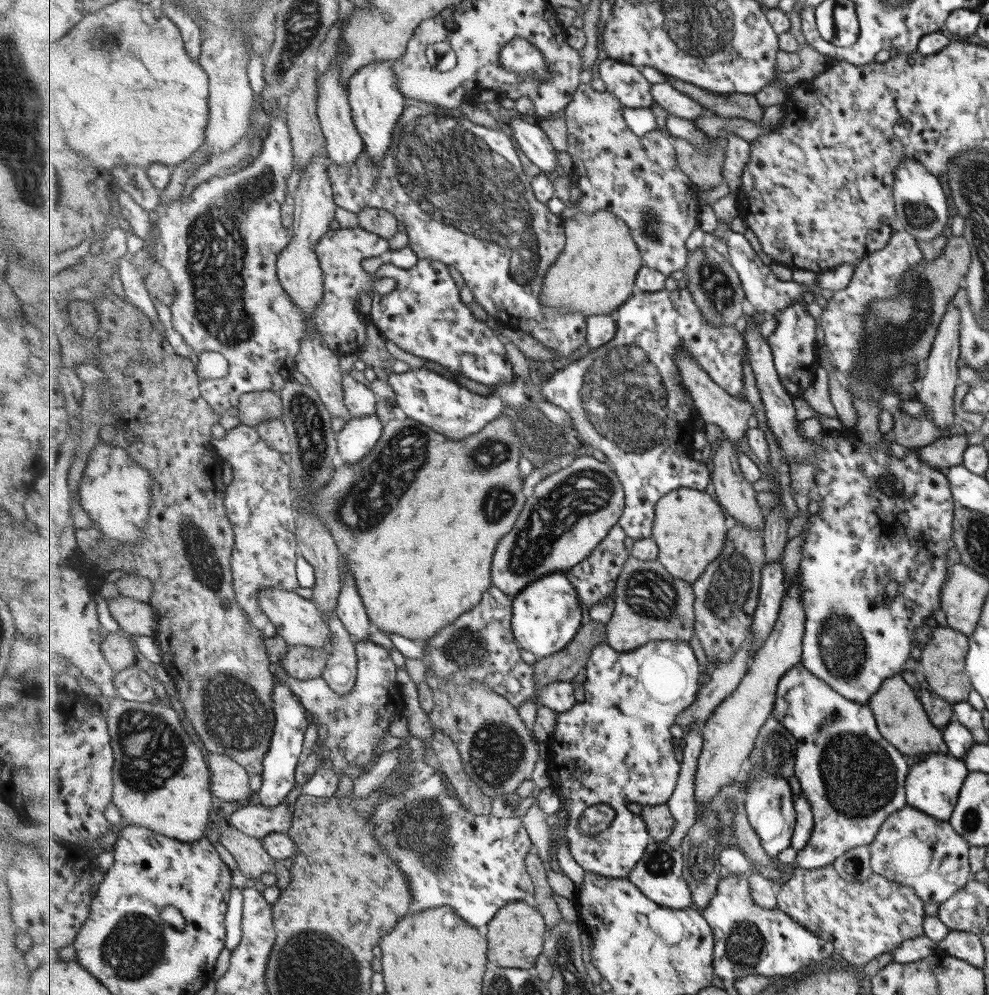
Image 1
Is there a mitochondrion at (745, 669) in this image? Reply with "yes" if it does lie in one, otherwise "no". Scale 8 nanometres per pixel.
no

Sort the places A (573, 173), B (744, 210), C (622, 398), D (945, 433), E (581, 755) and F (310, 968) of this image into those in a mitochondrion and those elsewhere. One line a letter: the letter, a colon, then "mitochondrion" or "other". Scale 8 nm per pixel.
A: other
B: other
C: mitochondrion
D: other
E: other
F: mitochondrion

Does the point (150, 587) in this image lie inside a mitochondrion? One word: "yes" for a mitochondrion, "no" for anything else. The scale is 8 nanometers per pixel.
no

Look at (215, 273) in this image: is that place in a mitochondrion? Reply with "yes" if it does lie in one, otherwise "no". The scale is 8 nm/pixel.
yes

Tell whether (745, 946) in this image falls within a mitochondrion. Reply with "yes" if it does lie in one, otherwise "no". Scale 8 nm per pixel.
yes

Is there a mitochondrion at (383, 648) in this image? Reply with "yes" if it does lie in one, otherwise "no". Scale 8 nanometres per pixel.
no

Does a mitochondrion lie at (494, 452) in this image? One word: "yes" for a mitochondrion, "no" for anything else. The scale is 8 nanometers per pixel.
yes

